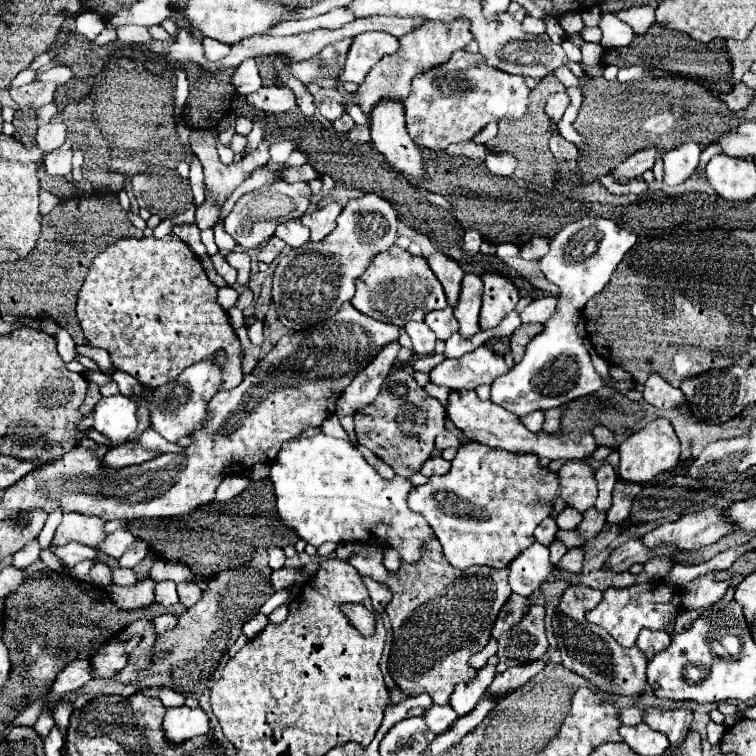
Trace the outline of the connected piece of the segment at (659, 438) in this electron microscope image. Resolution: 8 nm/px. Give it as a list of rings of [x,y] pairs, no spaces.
[[[656,418],[654,422],[646,424],[642,430],[630,434],[620,446],[620,466],[618,474],[622,480],[628,482],[650,482],[654,476],[674,468],[678,464],[680,456],[680,440],[672,428],[672,424],[666,418]]]

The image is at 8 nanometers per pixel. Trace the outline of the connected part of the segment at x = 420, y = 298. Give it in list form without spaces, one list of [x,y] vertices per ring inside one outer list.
[[[398,246],[388,248],[372,260],[366,272],[356,280],[356,294],[350,304],[374,320],[396,326],[404,326],[410,320],[420,322],[428,312],[448,306],[442,284],[436,280],[426,258],[412,256],[408,250]]]

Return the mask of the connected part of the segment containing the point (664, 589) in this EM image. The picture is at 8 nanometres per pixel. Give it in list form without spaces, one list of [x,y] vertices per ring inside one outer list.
[[[664,582],[656,584],[634,584],[628,588],[606,588],[602,592],[602,600],[596,608],[586,612],[586,620],[592,624],[600,624],[620,646],[634,646],[638,632],[642,628],[650,630],[666,630],[670,622],[674,622],[682,612],[686,612],[682,604],[682,592],[670,588]]]

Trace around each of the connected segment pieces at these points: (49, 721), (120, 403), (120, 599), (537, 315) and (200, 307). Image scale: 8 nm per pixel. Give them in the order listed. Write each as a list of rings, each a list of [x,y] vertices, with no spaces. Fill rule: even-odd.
[[[42,712],[42,716],[36,720],[36,724],[34,724],[34,730],[44,738],[44,736],[48,736],[48,732],[50,732],[50,726],[54,724],[54,718],[52,718],[52,714],[48,712],[48,714],[44,714]]]
[[[122,394],[100,398],[94,404],[92,428],[108,438],[106,446],[116,448],[126,442],[126,438],[136,432],[136,404]]]
[[[150,578],[148,580],[140,580],[138,584],[132,586],[112,585],[106,588],[114,604],[118,608],[146,608],[154,602],[155,582]]]
[[[544,296],[544,298],[532,300],[520,312],[520,318],[522,318],[524,324],[528,324],[528,322],[540,322],[540,324],[544,324],[552,316],[554,310],[556,310],[556,298],[554,296]]]
[[[176,236],[166,238],[124,238],[108,246],[98,254],[88,268],[88,276],[78,292],[76,316],[86,336],[86,344],[92,348],[108,350],[116,370],[122,370],[134,376],[146,388],[162,386],[170,380],[176,380],[178,374],[202,360],[212,360],[218,350],[224,350],[226,362],[222,368],[222,386],[220,390],[230,390],[242,380],[240,368],[240,340],[230,326],[226,310],[218,304],[218,286],[212,284],[196,258],[196,254],[180,242]]]

